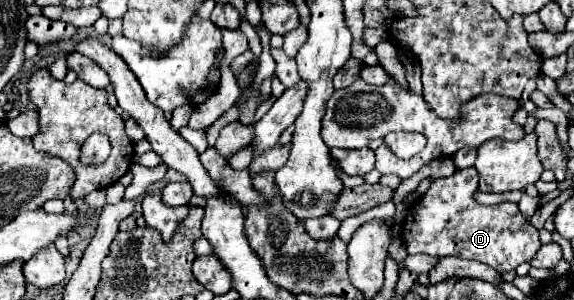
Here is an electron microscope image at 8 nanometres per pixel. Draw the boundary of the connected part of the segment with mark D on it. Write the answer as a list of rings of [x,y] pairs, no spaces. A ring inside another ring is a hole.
[[[474,168],[458,170],[448,178],[434,180],[422,200],[408,208],[402,222],[402,238],[408,254],[422,252],[442,258],[446,252],[446,256],[484,262],[500,274],[516,270],[522,262],[530,262],[536,250],[542,246],[538,230],[520,214],[514,202],[502,202],[496,206],[478,204],[472,198],[476,190]]]

